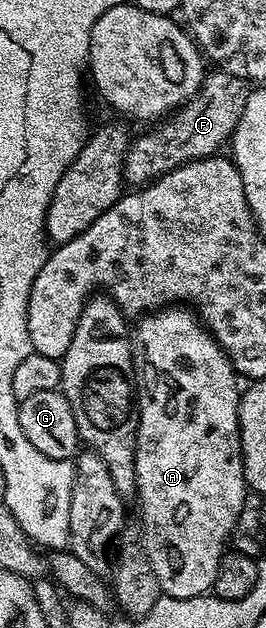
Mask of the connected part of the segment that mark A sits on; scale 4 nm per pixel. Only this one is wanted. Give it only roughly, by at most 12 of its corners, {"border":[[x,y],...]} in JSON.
{"border":[[194,311],[134,325],[137,504],[207,594],[249,499],[241,384]]}

